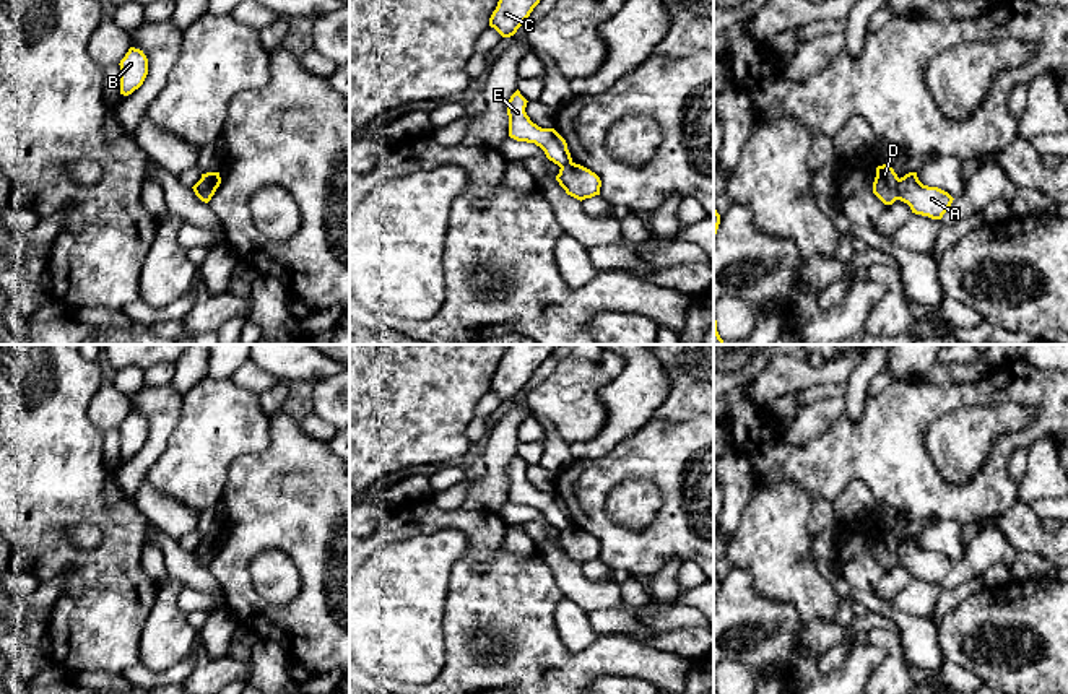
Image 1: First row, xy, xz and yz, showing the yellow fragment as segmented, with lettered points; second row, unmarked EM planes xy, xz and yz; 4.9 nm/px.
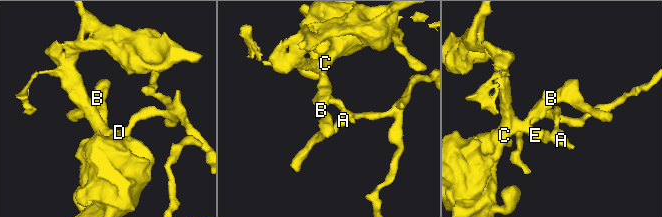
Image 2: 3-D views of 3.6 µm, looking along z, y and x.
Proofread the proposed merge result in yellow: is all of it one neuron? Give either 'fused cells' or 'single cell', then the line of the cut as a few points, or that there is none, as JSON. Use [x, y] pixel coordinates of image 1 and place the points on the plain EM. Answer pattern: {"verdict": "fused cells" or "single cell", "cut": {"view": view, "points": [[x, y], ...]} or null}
{"verdict": "fused cells", "cut": {"view": "yz", "points": [[898, 543], [899, 563]]}}

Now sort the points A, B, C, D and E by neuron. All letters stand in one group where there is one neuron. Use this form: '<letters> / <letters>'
A / B C D E

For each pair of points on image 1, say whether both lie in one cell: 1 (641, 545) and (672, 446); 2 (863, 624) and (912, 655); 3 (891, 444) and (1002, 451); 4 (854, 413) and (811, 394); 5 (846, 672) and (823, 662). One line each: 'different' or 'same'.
1: same
2: different
3: same
4: different
5: different

